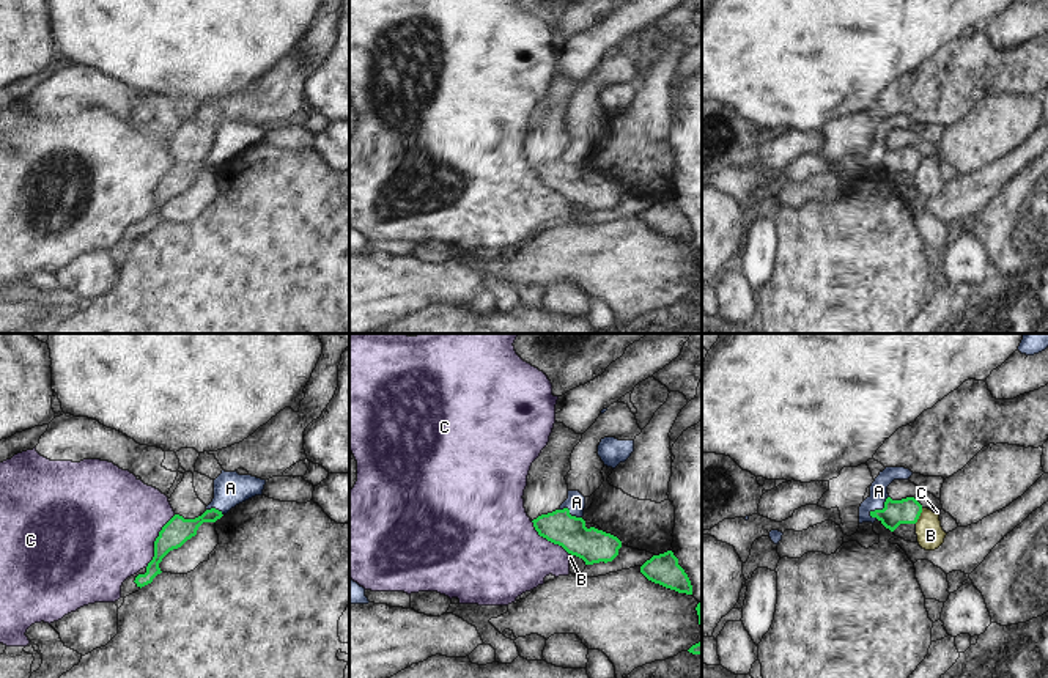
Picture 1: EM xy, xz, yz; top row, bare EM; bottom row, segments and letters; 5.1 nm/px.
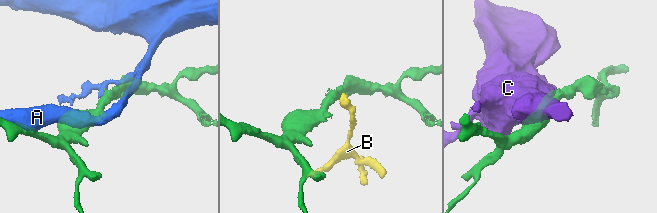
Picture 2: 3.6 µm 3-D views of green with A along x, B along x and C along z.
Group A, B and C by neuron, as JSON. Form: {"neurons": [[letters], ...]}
{"neurons": [["A"], ["B", "C"]]}

